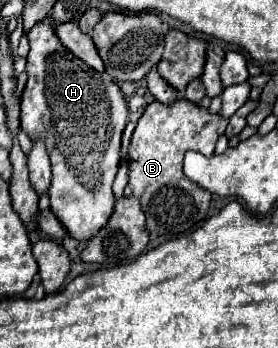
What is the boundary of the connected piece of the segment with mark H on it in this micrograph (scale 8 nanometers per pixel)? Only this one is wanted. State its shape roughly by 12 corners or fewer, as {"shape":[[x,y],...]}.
{"shape":[[28,32],[20,124],[50,154],[52,212],[88,242],[114,212],[128,106]]}

